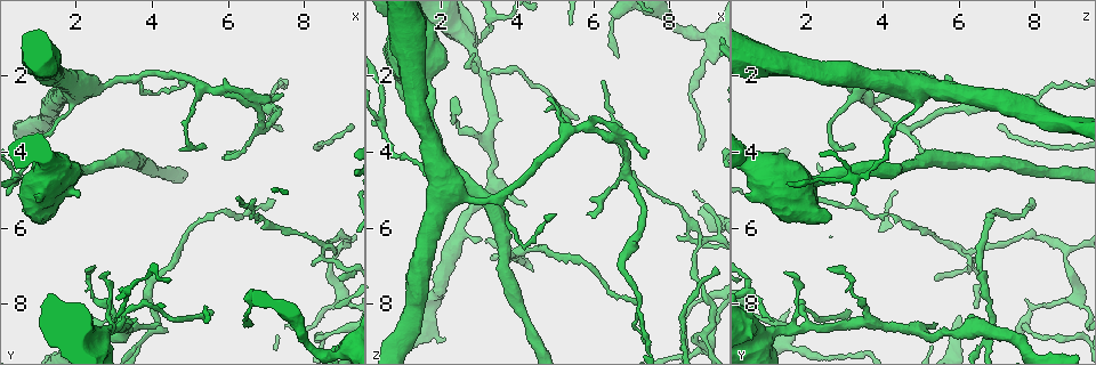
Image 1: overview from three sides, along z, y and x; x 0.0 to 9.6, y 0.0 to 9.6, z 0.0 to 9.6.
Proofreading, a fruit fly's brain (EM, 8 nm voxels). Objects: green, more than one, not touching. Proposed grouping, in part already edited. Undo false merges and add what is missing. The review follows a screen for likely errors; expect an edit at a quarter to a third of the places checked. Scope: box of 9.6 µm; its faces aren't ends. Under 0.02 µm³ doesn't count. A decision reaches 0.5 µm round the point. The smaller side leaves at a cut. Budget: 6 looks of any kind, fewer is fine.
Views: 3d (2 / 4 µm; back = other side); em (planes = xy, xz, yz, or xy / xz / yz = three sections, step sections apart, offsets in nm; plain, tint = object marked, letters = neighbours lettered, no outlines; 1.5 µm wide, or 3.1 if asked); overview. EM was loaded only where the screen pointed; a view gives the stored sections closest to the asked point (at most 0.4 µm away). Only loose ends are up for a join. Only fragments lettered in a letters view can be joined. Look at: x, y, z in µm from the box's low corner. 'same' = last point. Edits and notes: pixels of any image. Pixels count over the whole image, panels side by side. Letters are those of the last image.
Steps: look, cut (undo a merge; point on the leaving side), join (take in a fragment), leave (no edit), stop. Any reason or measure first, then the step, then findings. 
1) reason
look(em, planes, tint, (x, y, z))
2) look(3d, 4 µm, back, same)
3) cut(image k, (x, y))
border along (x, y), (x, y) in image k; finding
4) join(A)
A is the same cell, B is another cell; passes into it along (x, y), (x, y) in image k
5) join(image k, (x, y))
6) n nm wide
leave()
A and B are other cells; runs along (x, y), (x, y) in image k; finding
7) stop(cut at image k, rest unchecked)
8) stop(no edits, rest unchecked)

thin end
look(em, planes, letters, (2.30, 7.10, 2.50))

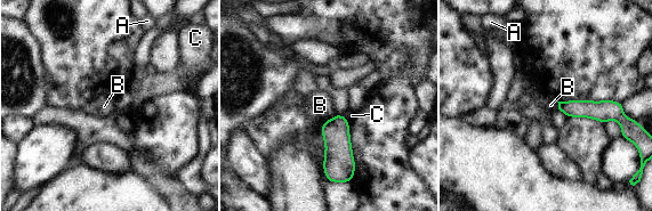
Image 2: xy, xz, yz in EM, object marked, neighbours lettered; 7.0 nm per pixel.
leave()
A, B and C are other cells; border along (336, 114), (324, 121) in image 2; none of them fits

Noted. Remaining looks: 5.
branch stops here
look(em, planes, letters, (5.85, 4.15, 5.70))

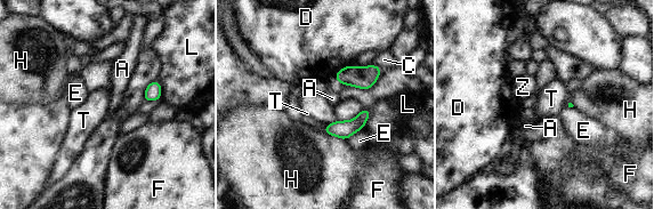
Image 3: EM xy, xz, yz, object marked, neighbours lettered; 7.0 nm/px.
leave()
A, C, D, E, F, H, L, T and Z are other cells; no lettered fragment goes on from it

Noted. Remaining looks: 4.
a narrow waist
look(em, planes, letters, (8.70, 8.75, 7.90))

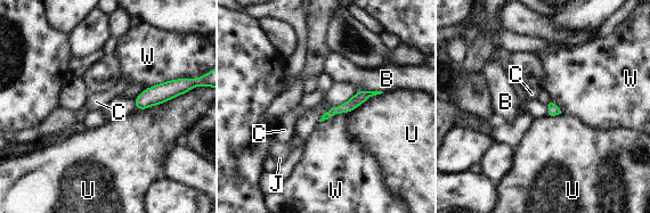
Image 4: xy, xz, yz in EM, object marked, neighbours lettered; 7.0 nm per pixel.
20 nm wide
leave()
B, C, J, U and W are other cells; one neuron here

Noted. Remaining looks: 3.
stop(no edits, rest unchecked)

